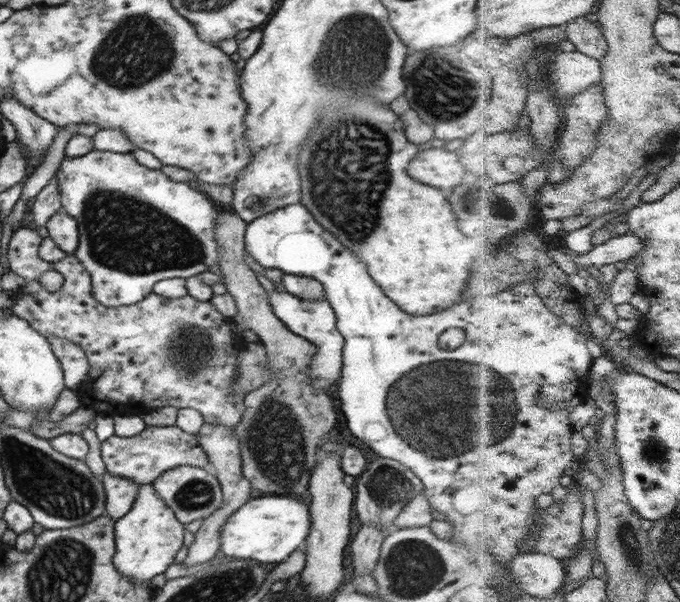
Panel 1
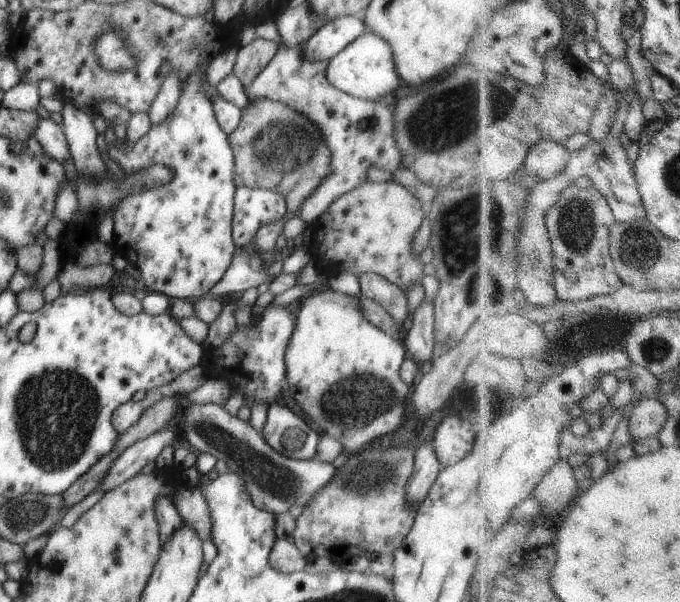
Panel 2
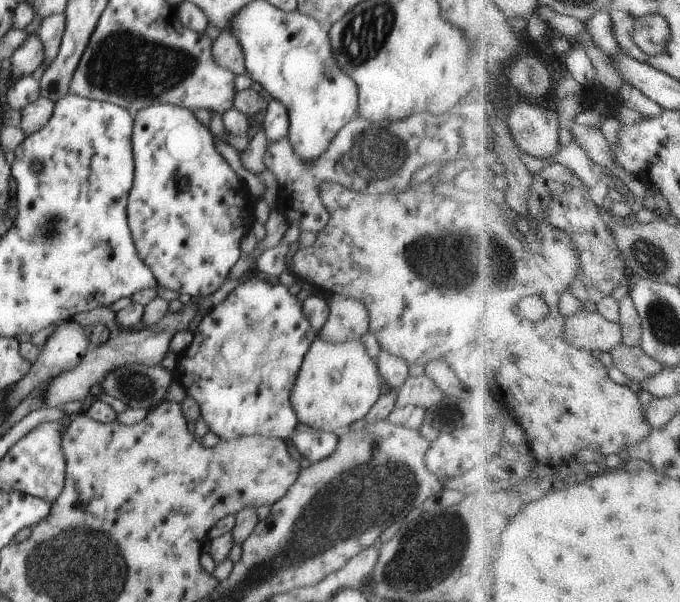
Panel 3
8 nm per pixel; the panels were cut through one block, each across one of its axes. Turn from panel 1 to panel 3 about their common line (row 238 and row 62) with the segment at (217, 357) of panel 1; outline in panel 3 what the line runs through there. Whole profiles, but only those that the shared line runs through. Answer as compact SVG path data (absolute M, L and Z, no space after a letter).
M36 34L28 35L10 57L10 69L14 79L31 75L44 60L42 41Z

